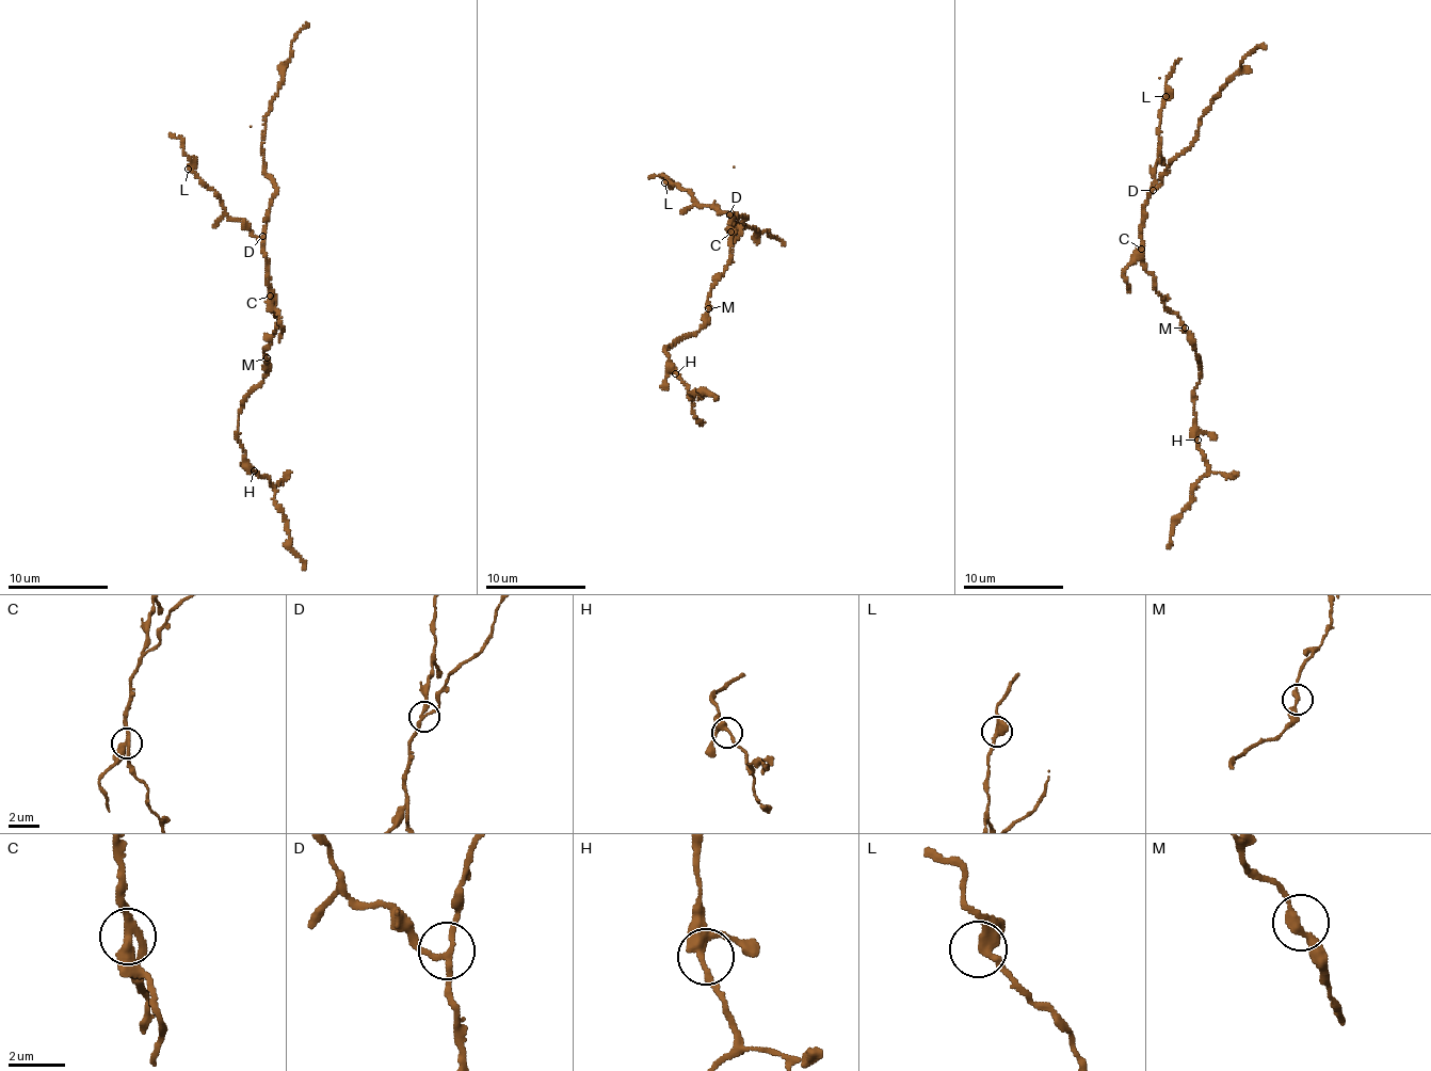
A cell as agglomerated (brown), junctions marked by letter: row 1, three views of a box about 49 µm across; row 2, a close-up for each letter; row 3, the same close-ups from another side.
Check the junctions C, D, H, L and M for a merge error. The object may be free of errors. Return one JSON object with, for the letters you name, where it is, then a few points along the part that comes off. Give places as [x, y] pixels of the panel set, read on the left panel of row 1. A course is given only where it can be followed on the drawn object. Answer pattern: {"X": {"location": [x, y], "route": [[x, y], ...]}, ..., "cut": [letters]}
{"C": {"location": [270, 296], "route": [[271, 296], [271, 303], [282, 320], [279, 340]]}, "cut": ["C"]}

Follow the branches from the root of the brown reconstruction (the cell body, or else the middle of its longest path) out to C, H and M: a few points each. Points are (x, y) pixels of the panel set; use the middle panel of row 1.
C: (732, 258), (732, 232)
H: (732, 258), (708, 297), (706, 320), (698, 332), (668, 347), (665, 354), (671, 362), (669, 367), (675, 373)
M: (732, 258), (708, 297), (708, 308)

